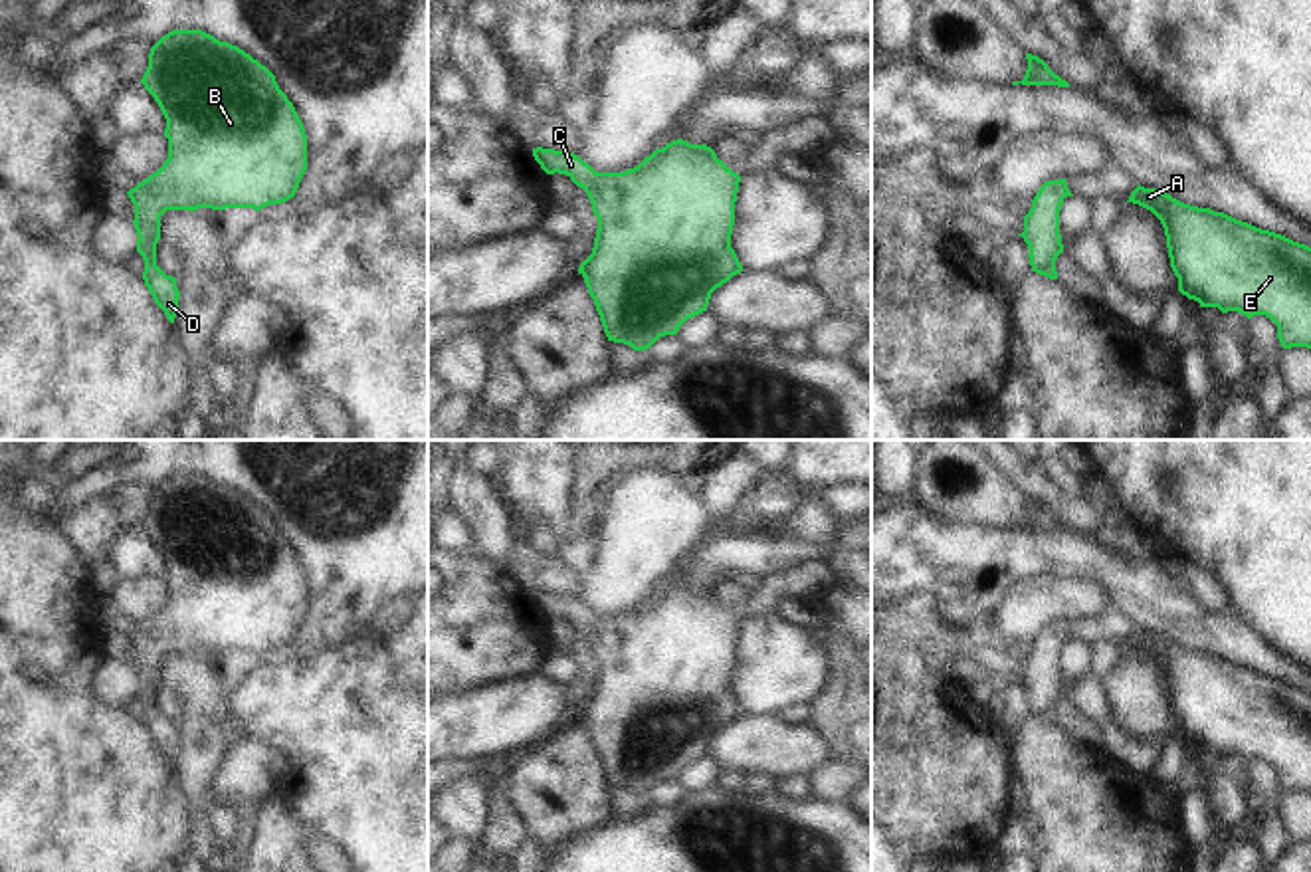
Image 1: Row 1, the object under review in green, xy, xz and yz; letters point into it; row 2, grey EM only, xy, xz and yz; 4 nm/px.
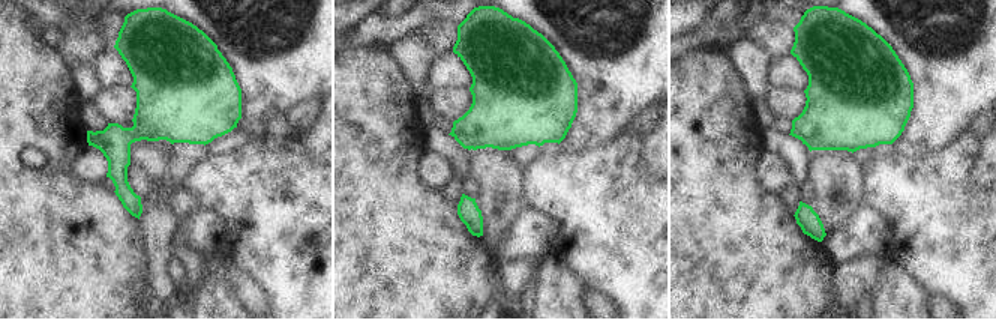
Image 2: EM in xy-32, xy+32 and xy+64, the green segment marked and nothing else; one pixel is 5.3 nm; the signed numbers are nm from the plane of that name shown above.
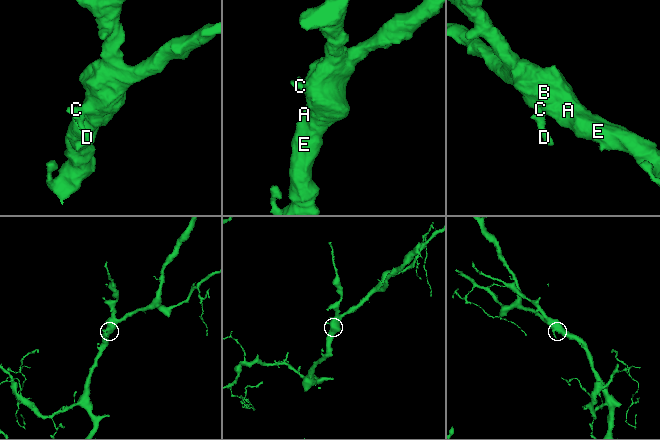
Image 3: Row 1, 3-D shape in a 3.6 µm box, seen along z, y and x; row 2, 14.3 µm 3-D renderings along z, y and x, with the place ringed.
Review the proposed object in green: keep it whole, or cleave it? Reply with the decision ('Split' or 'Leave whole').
Leave whole

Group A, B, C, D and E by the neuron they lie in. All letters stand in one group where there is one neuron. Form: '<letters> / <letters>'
A B C D E

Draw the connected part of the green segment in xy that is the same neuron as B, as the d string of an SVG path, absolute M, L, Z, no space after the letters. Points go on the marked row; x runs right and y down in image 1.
M172 30L149 54L141 79L158 103L168 139L168 159L127 194L135 204L137 252L145 260L143 279L154 303L174 323L180 291L176 277L156 266L160 216L166 210L226 210L281 204L295 196L307 170L303 123L279 89L275 75L250 54L202 30Z

